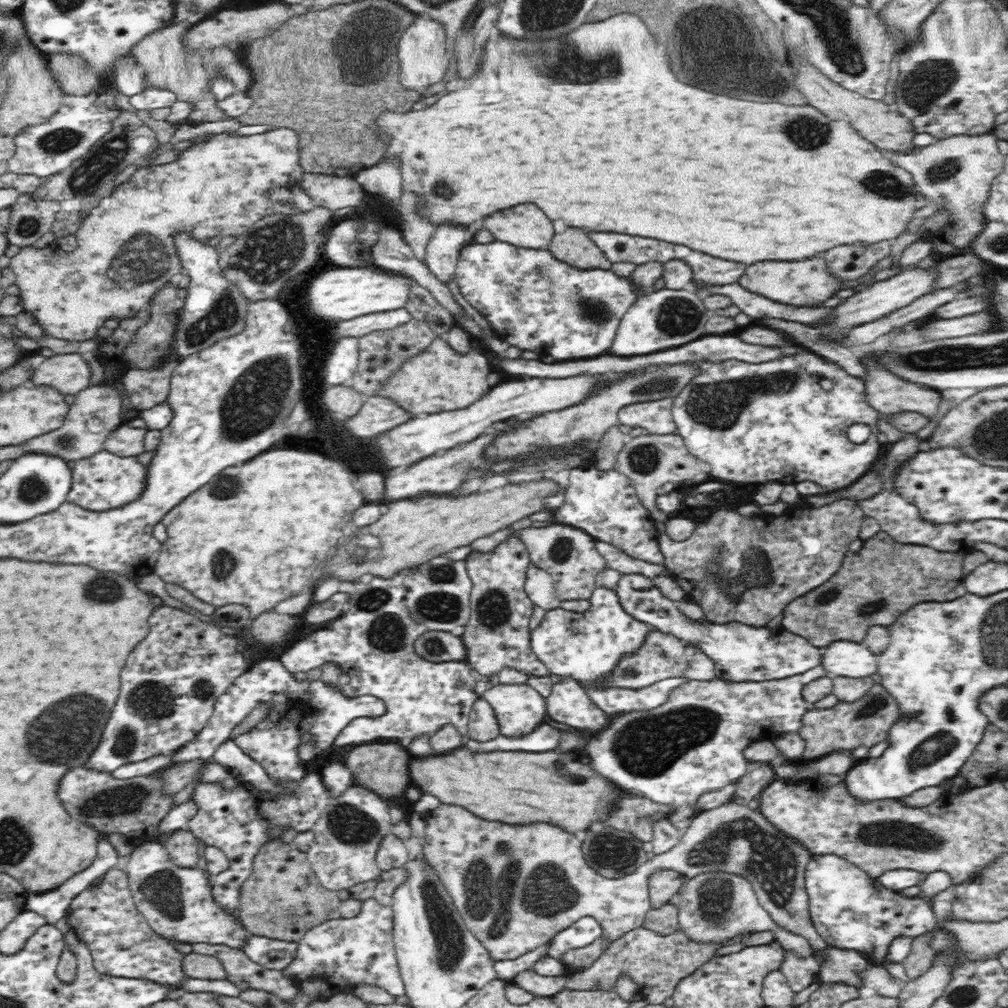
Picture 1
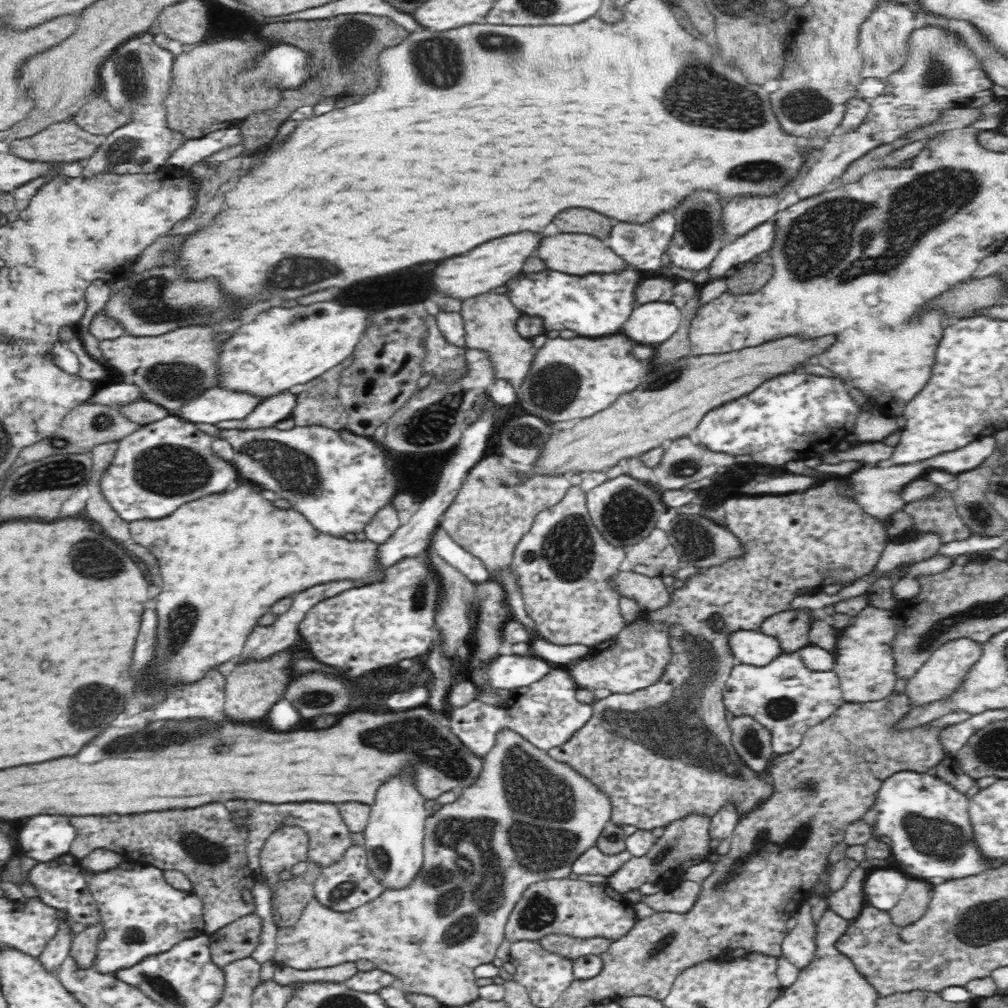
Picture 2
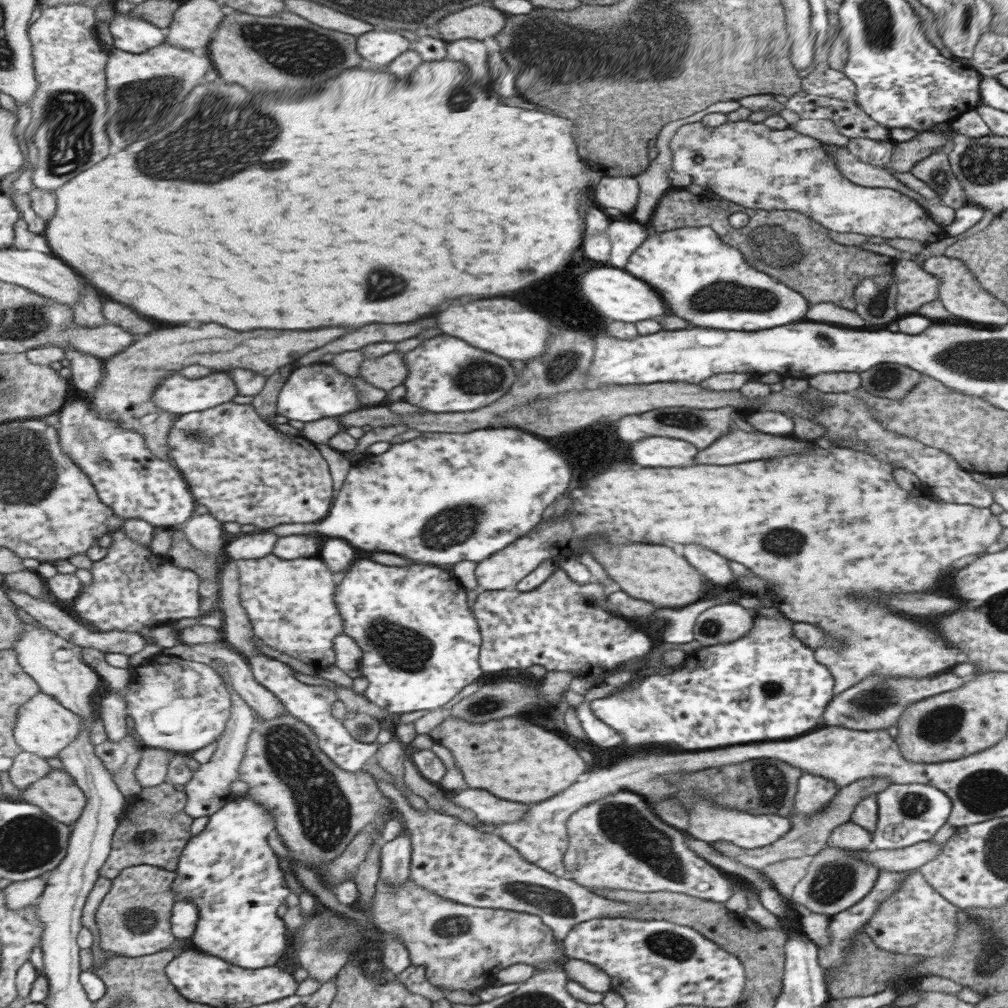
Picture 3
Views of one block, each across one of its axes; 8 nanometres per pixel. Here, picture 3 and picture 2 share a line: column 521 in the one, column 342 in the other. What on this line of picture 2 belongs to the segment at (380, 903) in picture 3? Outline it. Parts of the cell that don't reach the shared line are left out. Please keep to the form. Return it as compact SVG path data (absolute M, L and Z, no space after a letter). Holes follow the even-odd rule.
M500 730L495 748L492 748L490 753L483 758L482 775L472 784L472 788L466 788L456 801L443 805L434 816L429 816L425 821L424 846L422 846L424 862L422 862L422 870L416 876L415 882L410 887L403 888L402 891L384 891L378 898L354 908L350 912L336 912L322 906L315 898L311 899L294 925L277 928L277 948L272 959L277 965L296 968L299 973L306 975L316 969L334 967L344 964L344 962L356 962L360 958L366 958L366 960L372 960L380 970L398 977L403 982L405 992L430 995L449 1007L466 1006L467 1003L480 998L479 986L476 985L477 978L473 975L473 970L480 964L494 962L498 947L505 939L508 918L518 904L518 900L530 886L540 880L570 878L575 860L587 849L595 846L604 826L611 821L611 812L609 798L594 787L586 776L576 773L565 763L557 762L549 756L548 752L544 753L542 750L536 749L531 742L526 741L513 730Z

